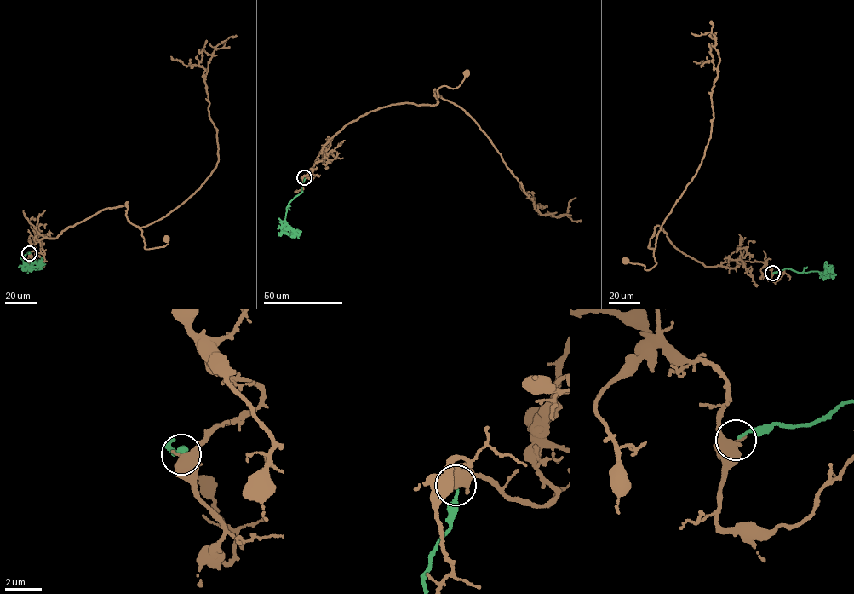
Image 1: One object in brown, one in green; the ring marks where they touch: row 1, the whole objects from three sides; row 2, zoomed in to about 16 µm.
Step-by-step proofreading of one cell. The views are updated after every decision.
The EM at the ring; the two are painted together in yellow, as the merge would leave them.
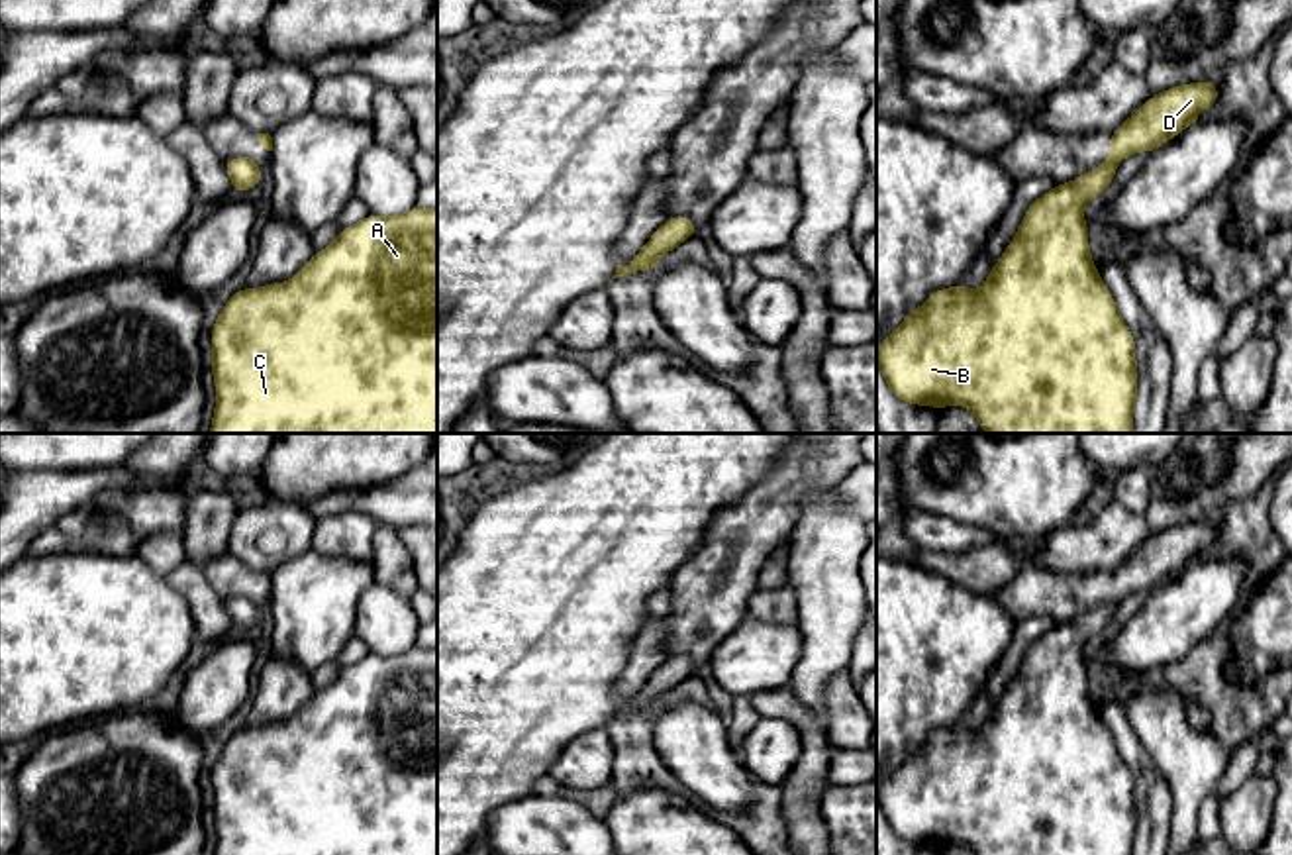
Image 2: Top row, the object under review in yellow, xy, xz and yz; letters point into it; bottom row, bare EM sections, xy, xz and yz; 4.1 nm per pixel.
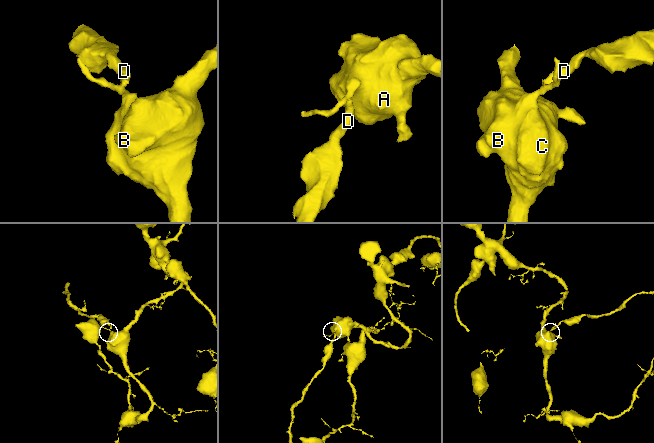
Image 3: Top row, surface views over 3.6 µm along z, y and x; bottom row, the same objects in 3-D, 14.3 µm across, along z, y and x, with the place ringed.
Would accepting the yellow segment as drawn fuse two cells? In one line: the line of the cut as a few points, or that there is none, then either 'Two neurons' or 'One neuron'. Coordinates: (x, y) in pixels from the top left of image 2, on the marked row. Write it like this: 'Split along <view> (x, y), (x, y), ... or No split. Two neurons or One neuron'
Split along yz (1108, 161), (1116, 165). Two neurons

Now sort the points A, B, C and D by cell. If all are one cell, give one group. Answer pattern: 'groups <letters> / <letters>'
groups A B C / D

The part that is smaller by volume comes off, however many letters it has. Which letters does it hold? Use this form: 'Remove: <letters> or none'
Remove: D

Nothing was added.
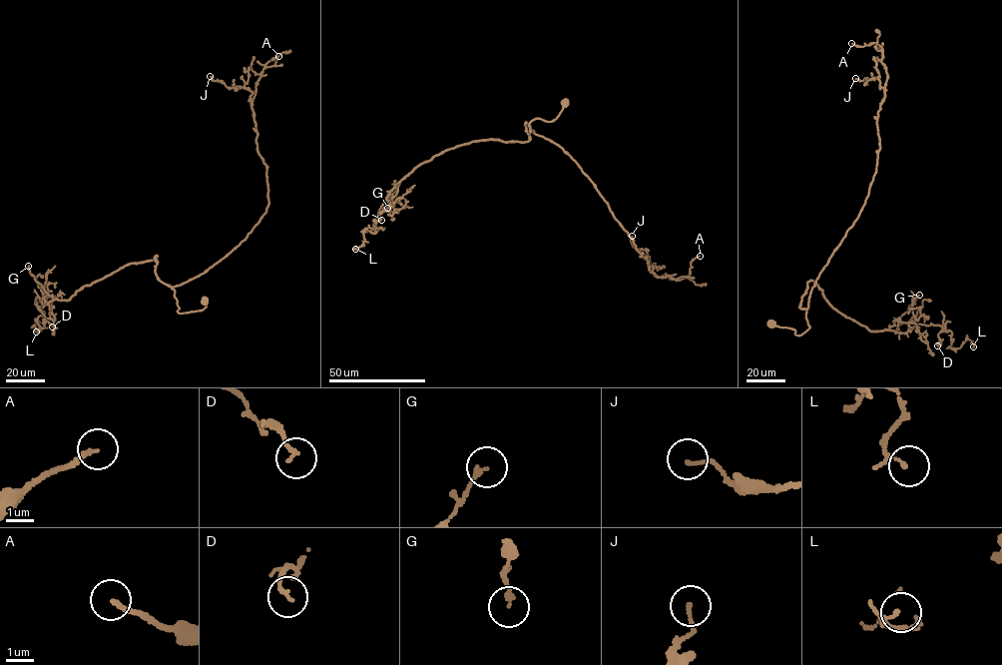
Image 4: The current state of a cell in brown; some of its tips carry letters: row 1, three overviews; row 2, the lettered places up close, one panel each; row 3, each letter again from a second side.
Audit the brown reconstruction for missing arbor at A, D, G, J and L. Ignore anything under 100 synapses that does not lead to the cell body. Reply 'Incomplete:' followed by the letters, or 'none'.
Incomplete: none

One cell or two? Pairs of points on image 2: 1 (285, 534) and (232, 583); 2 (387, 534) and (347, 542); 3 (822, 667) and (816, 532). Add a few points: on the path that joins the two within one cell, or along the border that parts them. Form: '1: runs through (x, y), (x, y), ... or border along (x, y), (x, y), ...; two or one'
1: runs through (271, 544), (246, 569); one
2: border along (377, 526), (369, 559); two
3: runs through (822, 634), (822, 565); one

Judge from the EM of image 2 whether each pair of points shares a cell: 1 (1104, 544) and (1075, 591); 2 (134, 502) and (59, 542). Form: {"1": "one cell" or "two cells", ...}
{"1": "one cell", "2": "one cell"}

